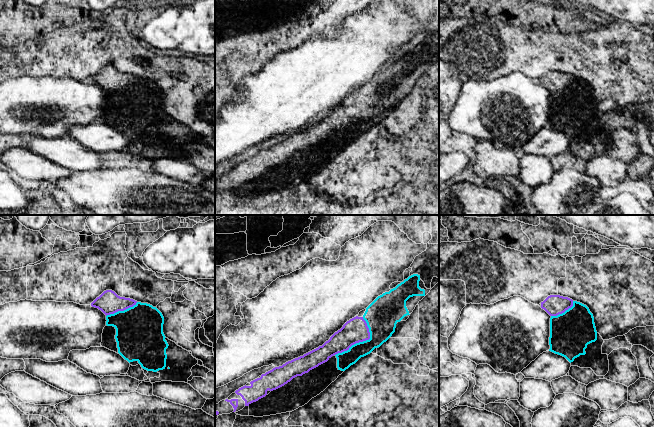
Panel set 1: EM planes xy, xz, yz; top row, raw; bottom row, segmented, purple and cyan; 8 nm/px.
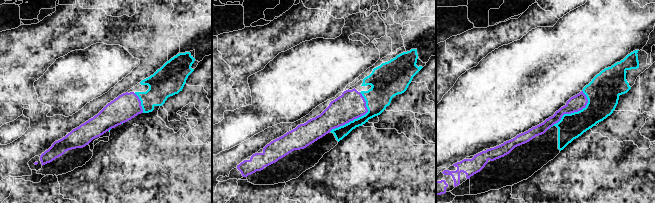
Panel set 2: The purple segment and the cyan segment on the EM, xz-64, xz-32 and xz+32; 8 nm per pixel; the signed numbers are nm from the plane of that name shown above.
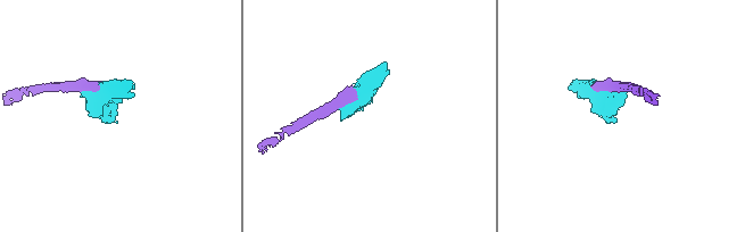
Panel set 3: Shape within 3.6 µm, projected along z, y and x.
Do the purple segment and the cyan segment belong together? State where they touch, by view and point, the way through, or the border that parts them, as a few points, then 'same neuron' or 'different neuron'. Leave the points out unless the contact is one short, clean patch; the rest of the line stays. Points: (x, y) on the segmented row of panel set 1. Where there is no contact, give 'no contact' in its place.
xz (362, 341) | across xz (355, 330), (362, 341), (369, 338), (381, 317) | same neuron

